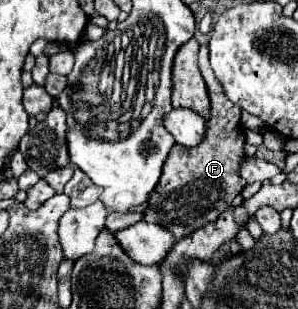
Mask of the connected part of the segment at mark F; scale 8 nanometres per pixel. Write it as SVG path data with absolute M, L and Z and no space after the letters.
M205 44L199 50L199 70L203 74L207 94L211 100L211 118L207 120L207 130L205 130L203 142L199 146L193 146L193 148L185 148L185 146L173 146L171 148L171 152L167 154L167 162L163 164L163 174L159 178L159 186L155 186L155 194L151 194L151 198L147 200L147 208L143 210L145 222L153 222L157 226L163 226L165 230L169 230L175 236L175 240L203 228L209 222L215 222L219 218L219 214L229 208L229 202L245 186L243 178L239 178L239 174L237 174L237 168L247 160L247 156L243 152L245 136L243 136L243 128L241 128L241 108L225 98L213 70L209 66L209 48Z

